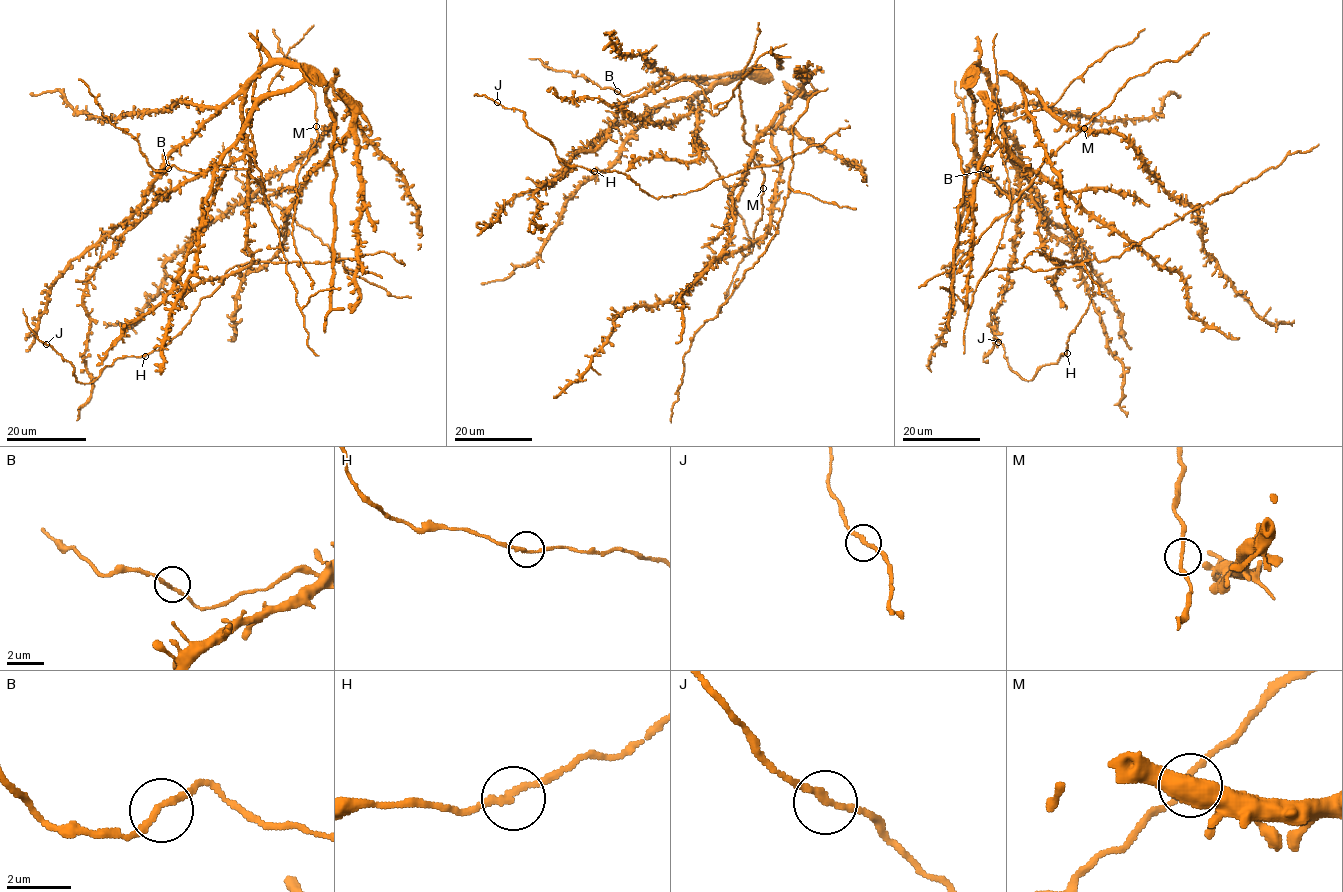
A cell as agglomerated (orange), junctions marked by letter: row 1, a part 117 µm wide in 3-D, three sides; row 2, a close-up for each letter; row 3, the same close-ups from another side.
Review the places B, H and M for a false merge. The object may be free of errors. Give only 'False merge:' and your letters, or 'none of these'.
False merge: none of these

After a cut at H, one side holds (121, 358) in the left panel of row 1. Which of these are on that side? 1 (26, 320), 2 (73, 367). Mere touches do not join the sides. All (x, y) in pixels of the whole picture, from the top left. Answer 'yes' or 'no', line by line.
1: yes
2: yes

